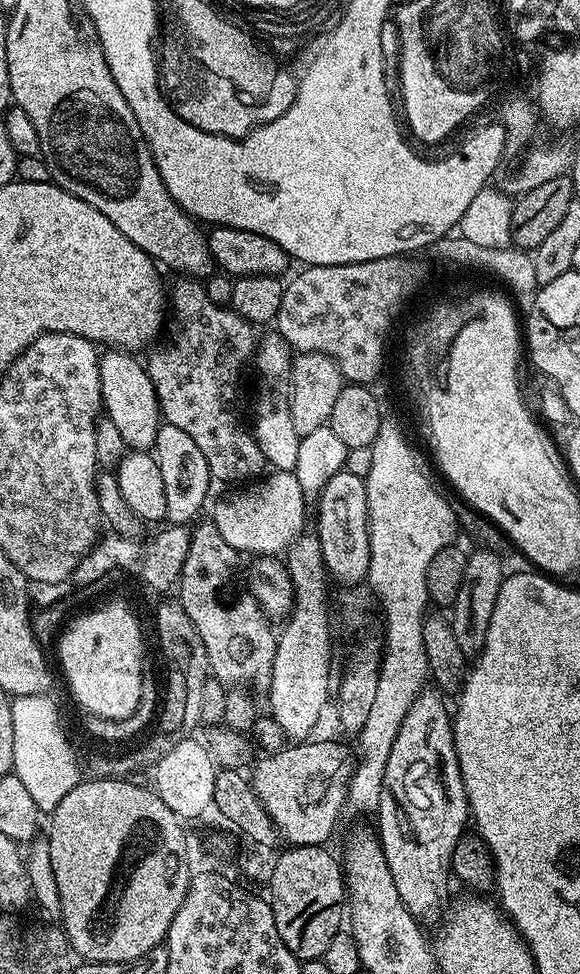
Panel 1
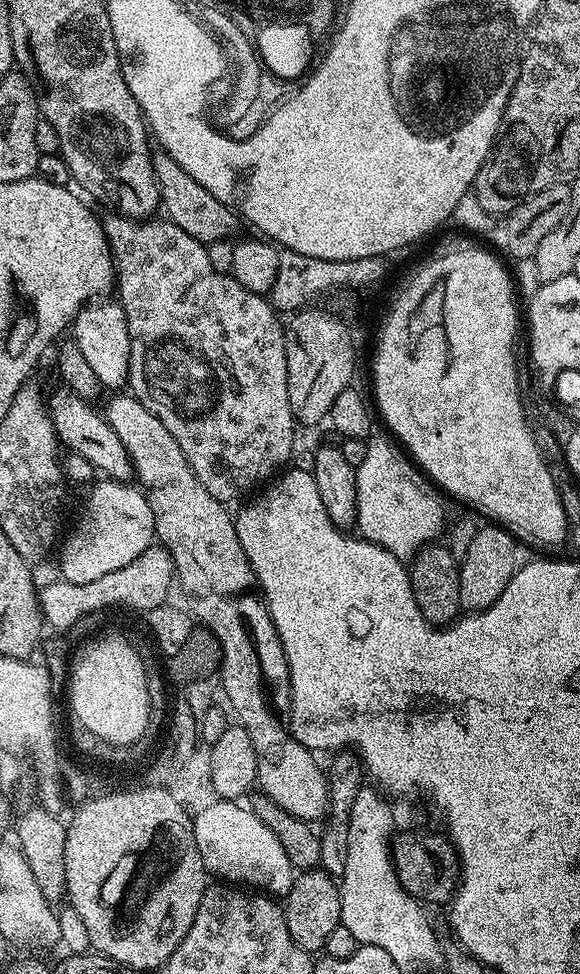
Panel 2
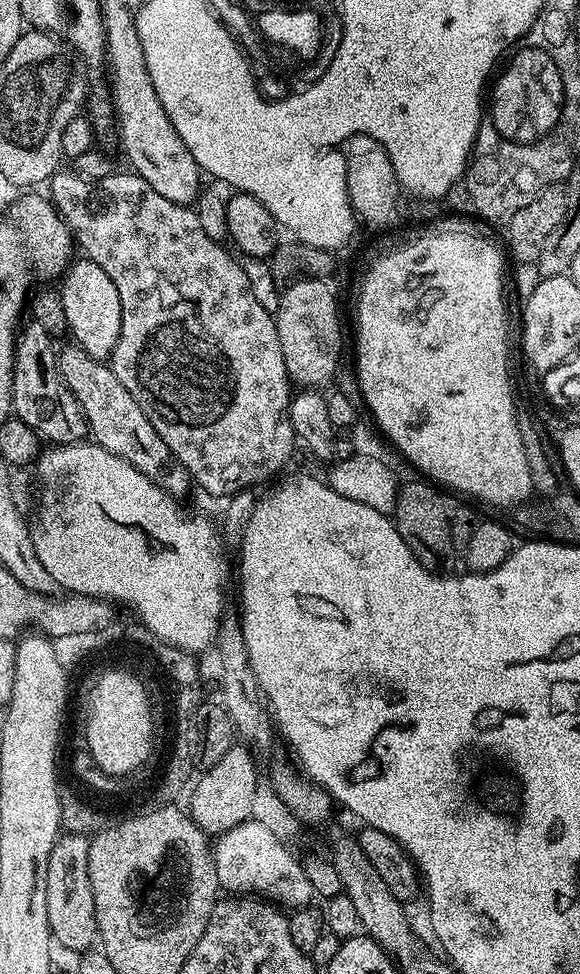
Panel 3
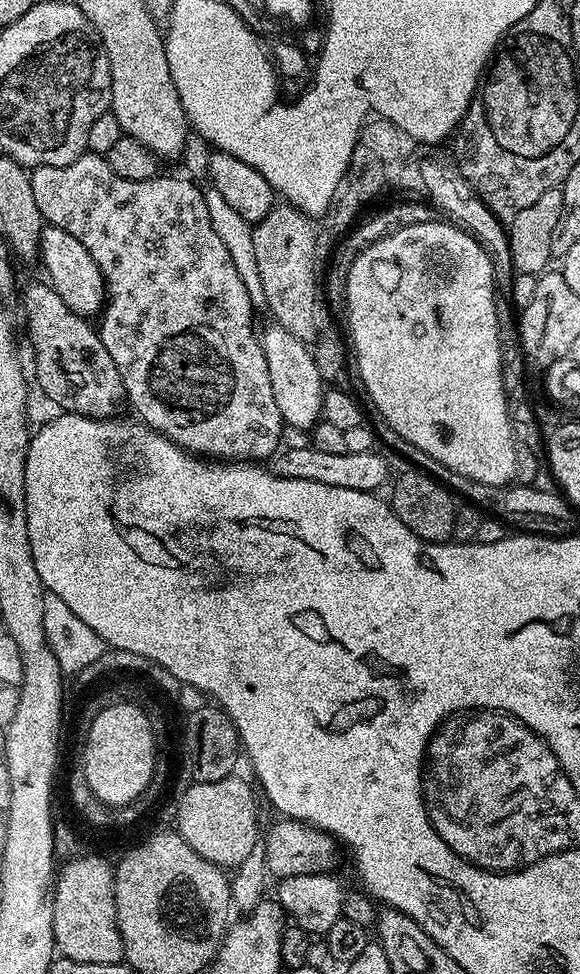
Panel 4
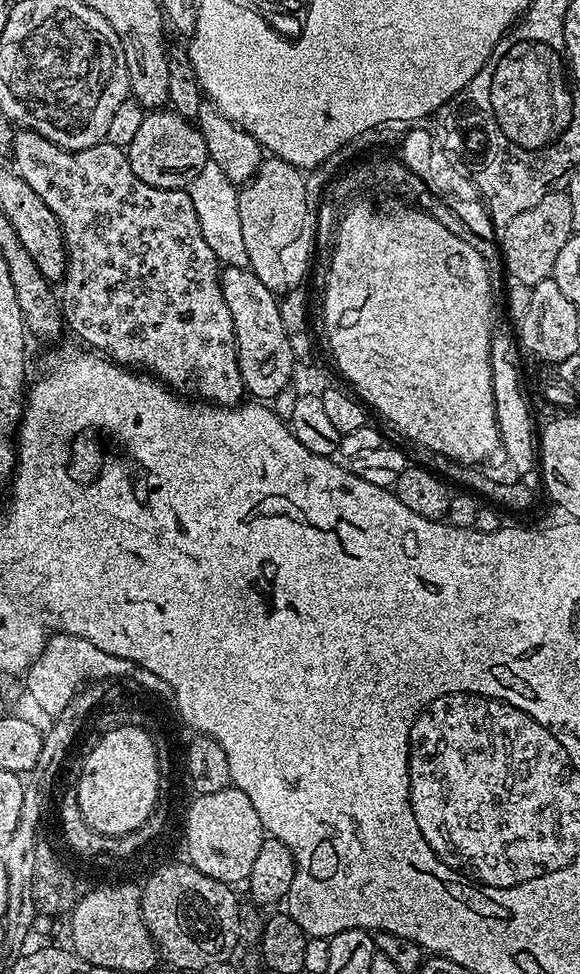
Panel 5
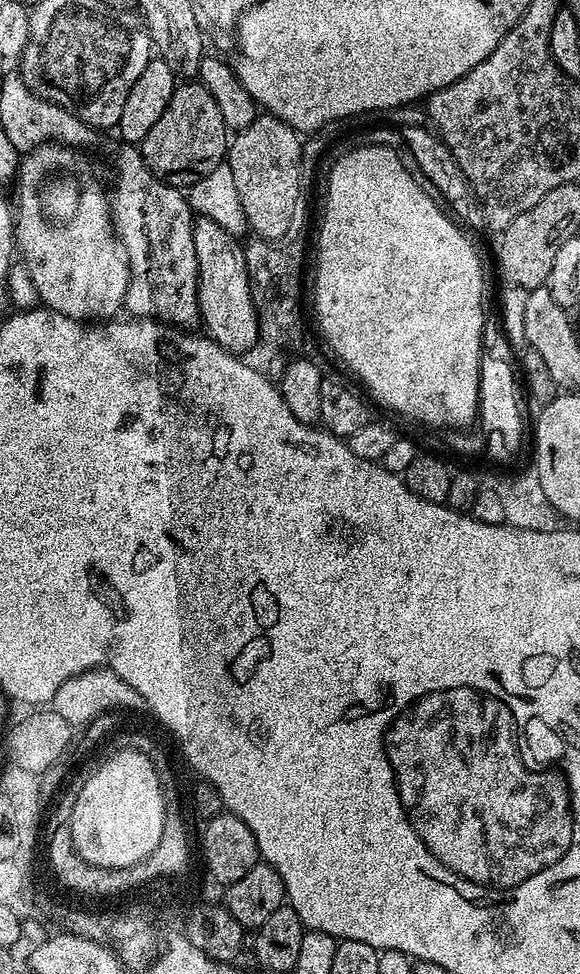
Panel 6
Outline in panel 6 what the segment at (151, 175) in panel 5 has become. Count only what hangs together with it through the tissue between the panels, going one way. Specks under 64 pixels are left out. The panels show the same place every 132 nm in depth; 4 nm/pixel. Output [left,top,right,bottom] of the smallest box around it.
[138,82,230,186]

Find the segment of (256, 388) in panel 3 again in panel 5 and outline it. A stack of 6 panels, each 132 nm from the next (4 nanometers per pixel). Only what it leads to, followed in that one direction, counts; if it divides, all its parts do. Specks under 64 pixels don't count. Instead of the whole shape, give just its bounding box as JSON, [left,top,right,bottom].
[10,130,246,406]

